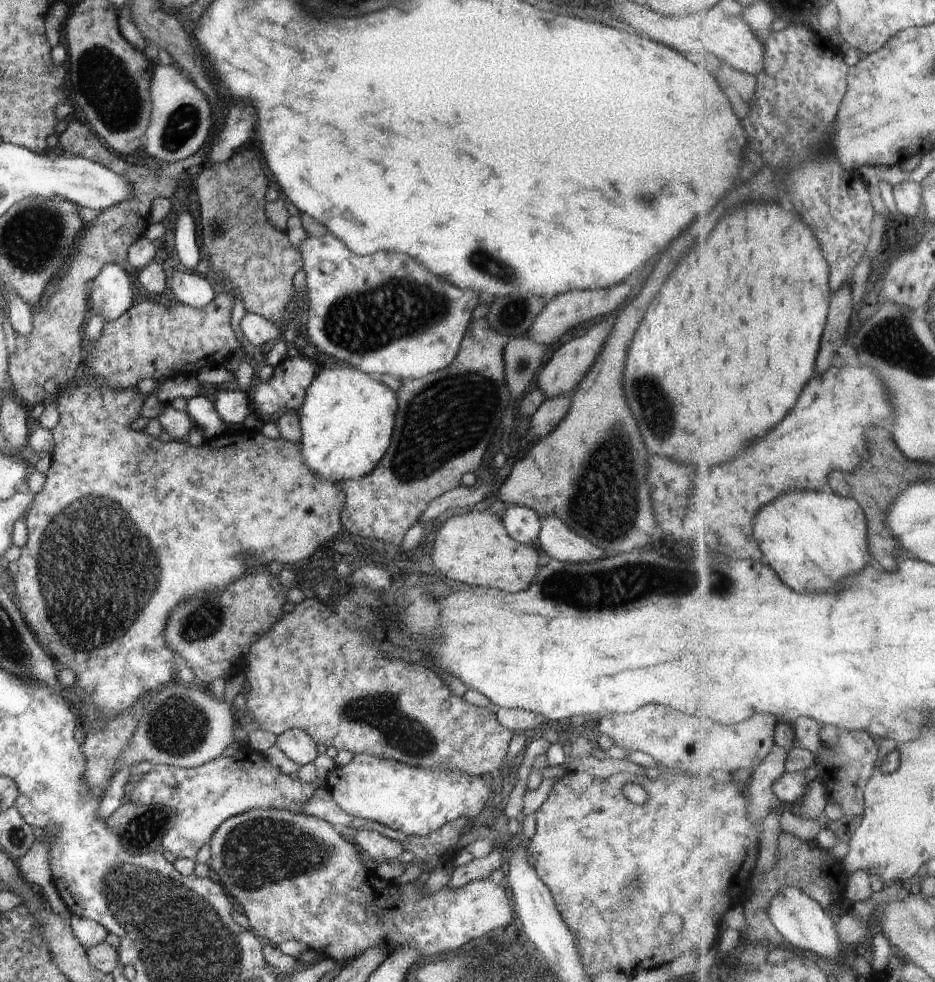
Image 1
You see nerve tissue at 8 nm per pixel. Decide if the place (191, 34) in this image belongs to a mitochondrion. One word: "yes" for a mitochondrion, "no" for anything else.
no

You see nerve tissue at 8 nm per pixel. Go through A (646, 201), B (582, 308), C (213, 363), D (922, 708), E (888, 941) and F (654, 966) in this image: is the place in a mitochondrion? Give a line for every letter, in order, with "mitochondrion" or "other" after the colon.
A: mitochondrion
B: other
C: other
D: mitochondrion
E: other
F: other

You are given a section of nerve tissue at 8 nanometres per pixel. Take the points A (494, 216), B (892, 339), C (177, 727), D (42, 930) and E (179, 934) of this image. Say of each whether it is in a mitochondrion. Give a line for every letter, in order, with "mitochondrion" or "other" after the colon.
A: other
B: mitochondrion
C: mitochondrion
D: other
E: mitochondrion

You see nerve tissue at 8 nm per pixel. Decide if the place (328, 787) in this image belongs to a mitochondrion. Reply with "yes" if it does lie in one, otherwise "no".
no

